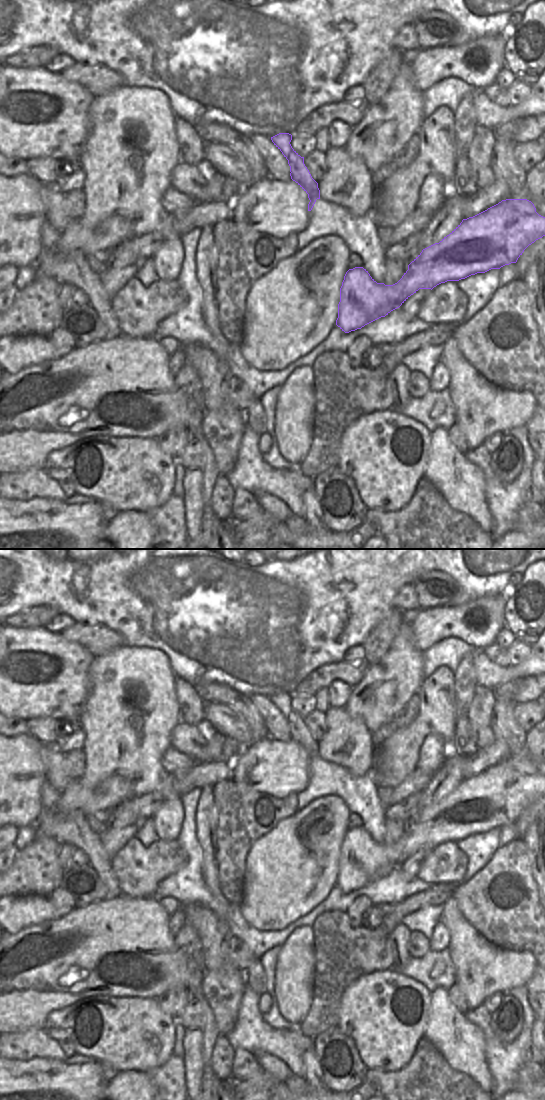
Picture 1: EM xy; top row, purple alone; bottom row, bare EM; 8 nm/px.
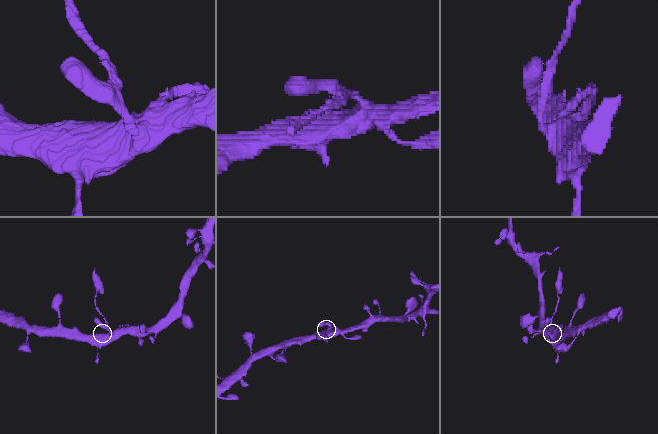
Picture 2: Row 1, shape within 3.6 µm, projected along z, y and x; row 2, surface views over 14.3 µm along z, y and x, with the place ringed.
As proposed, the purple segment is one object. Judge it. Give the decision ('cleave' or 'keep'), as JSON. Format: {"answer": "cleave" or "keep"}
{"answer": "cleave"}

